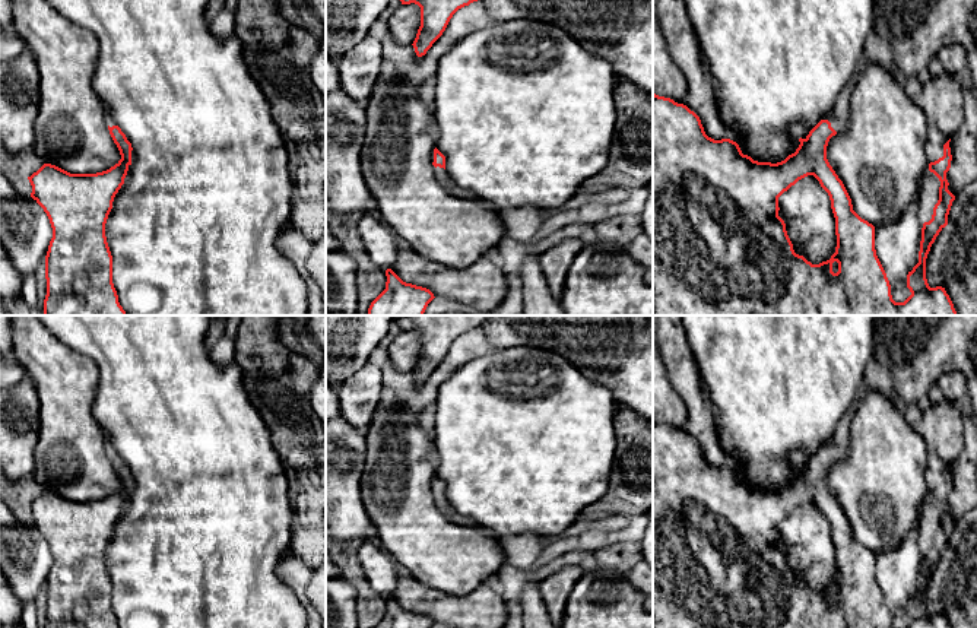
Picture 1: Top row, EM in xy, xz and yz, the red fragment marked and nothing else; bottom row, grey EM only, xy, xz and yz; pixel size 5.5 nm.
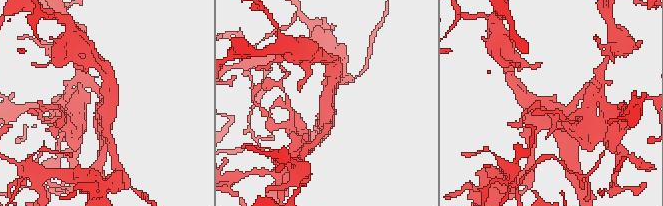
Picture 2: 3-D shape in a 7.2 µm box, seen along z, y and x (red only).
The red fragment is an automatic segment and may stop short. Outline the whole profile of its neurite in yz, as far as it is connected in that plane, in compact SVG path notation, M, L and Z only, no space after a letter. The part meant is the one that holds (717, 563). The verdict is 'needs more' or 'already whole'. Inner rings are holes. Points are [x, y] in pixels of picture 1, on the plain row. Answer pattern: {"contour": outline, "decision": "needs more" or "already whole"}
{"contour": "M859 397L838 421L832 441L828 445L821 447L805 466L799 466L800 472L794 480L777 491L754 488L751 483L743 482L739 472L730 466L714 467L708 464L700 444L694 438L683 431L678 431L670 425L659 424L653 419L653 628L894 628L889 608L876 583L875 554L862 546L853 537L851 526L843 508L827 486L827 473L830 466L837 460L846 459L848 454L850 424L857 403ZM808 502L813 502L819 508L821 514L828 520L835 545L835 580L830 587L819 591L812 591L803 583L794 580L793 571L786 558L786 551L778 543L778 524Z", "decision": "needs more"}

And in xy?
{"contour": "M108 435L105 451L121 482L114 494L96 501L70 501L55 492L44 491L28 504L32 513L31 524L44 536L53 555L45 583L47 622L44 628L118 628L112 610L112 583L105 564L105 551L114 524L124 511L134 486L134 479Z", "decision": "needs more"}

